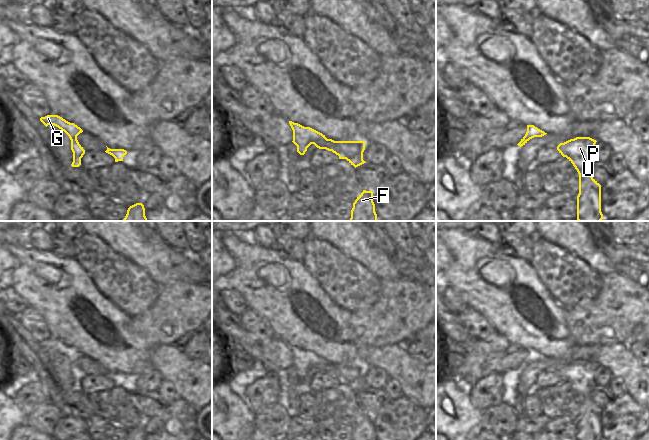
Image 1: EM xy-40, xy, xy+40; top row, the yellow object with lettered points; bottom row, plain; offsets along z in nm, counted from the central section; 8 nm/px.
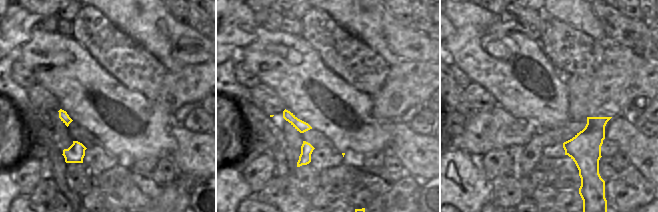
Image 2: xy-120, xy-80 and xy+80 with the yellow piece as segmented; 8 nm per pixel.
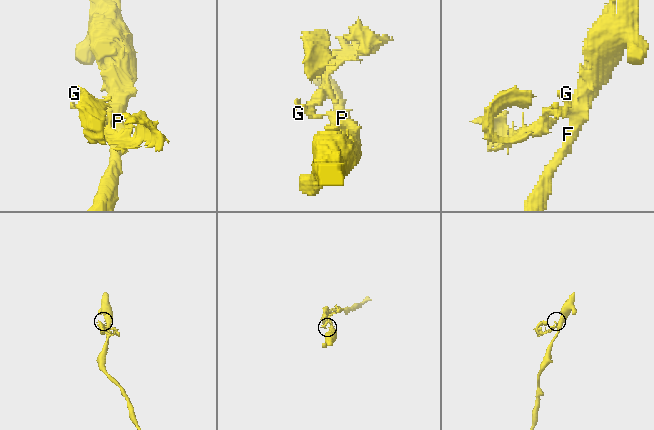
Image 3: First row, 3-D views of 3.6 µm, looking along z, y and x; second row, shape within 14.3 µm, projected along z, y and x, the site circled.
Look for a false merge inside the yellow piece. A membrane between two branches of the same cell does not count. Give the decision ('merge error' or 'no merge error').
merge error

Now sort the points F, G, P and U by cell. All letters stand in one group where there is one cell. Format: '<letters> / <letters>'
F P U / G

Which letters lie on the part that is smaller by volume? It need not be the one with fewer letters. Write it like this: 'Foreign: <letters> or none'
Foreign: G.

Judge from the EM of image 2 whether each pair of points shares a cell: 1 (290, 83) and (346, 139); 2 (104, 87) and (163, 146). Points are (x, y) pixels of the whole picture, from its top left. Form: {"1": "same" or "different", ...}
{"1": "same", "2": "same"}

